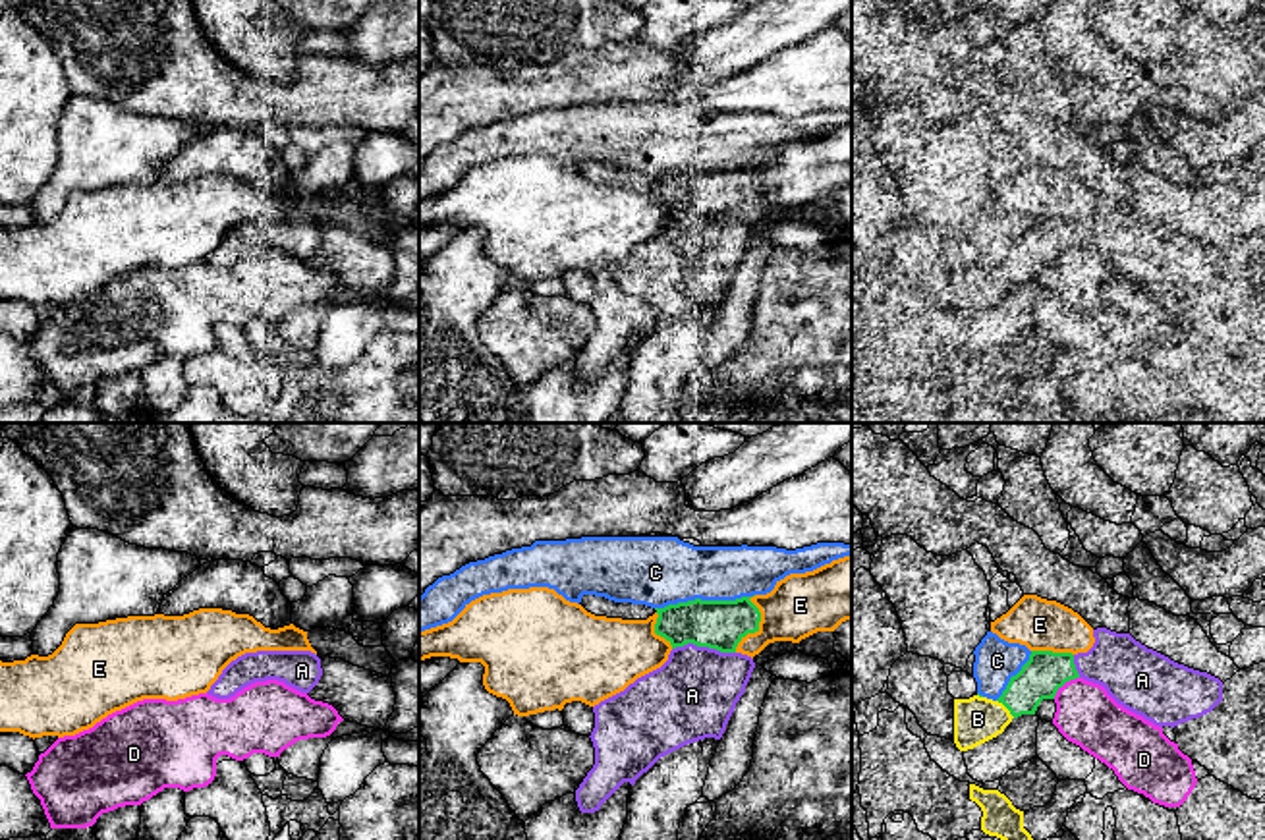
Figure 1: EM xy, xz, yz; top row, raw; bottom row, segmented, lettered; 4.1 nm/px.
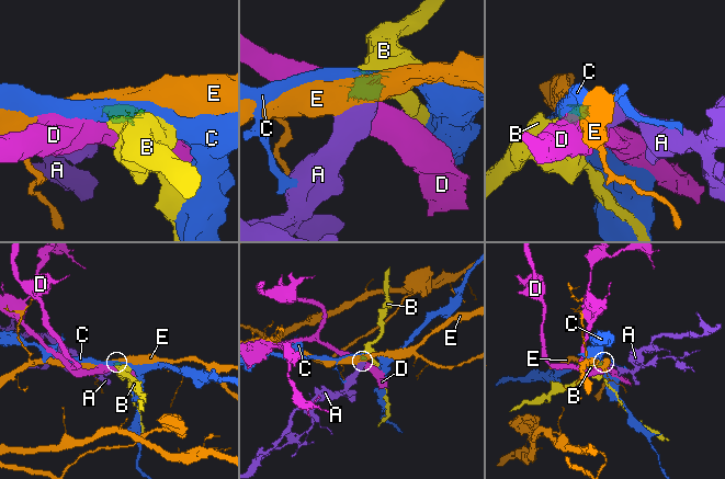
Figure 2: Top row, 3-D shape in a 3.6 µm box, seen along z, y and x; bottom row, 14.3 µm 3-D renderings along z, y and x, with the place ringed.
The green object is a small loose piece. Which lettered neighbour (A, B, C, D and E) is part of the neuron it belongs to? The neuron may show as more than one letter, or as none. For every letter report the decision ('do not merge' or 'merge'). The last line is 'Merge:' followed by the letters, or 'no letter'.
A: merge
B: merge
C: do not merge
D: do not merge
E: do not merge
Merge: A, B

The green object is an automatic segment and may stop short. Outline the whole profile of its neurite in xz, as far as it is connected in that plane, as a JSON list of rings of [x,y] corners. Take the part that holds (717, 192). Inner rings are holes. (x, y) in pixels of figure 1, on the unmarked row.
[[[695,166],[655,176],[655,201],[664,205],[672,218],[661,236],[593,274],[595,295],[589,305],[595,332],[576,357],[581,380],[599,378],[624,350],[633,353],[661,324],[705,305],[722,305],[755,236],[751,224],[736,218],[747,201],[759,199],[761,180],[749,166]]]

